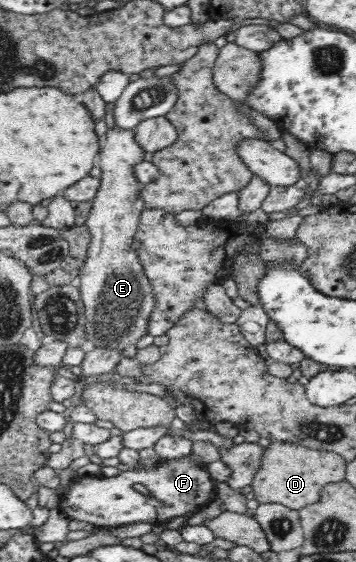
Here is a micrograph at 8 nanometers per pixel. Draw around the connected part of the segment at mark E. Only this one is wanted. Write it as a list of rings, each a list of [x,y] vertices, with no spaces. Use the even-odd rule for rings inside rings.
[[[113,127],[107,131],[106,140],[100,149],[101,178],[100,188],[92,201],[92,208],[86,217],[86,225],[89,227],[91,240],[87,245],[85,261],[79,268],[79,293],[84,305],[86,317],[86,338],[89,347],[107,348],[110,351],[119,351],[122,356],[135,358],[136,344],[145,335],[149,335],[149,323],[152,311],[158,304],[154,296],[149,278],[145,275],[145,268],[138,258],[137,250],[131,249],[134,235],[137,233],[138,221],[144,210],[144,203],[139,195],[143,187],[133,174],[133,167],[143,161],[145,150],[135,142],[134,131]]]

